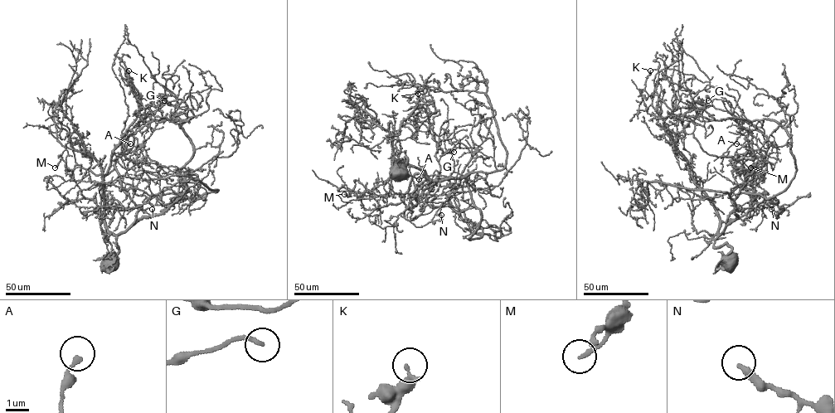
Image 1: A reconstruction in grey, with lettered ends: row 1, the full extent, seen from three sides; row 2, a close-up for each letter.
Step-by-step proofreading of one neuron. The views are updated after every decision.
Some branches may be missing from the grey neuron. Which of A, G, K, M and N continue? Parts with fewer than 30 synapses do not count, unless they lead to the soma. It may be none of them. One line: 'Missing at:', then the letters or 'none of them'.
Missing at: none of them

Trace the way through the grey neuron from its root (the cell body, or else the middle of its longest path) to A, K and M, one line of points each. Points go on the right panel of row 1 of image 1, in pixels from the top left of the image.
A: (730, 264), (731, 248), (714, 244), (736, 217), (748, 177), (736, 157), (754, 158), (736, 143)
K: (730, 264), (731, 248), (714, 245), (716, 211), (665, 128), (673, 110), (644, 89), (650, 70)
M: (730, 264), (731, 248), (715, 246), (715, 240), (722, 222), (750, 206), (736, 172), (747, 159), (750, 167)

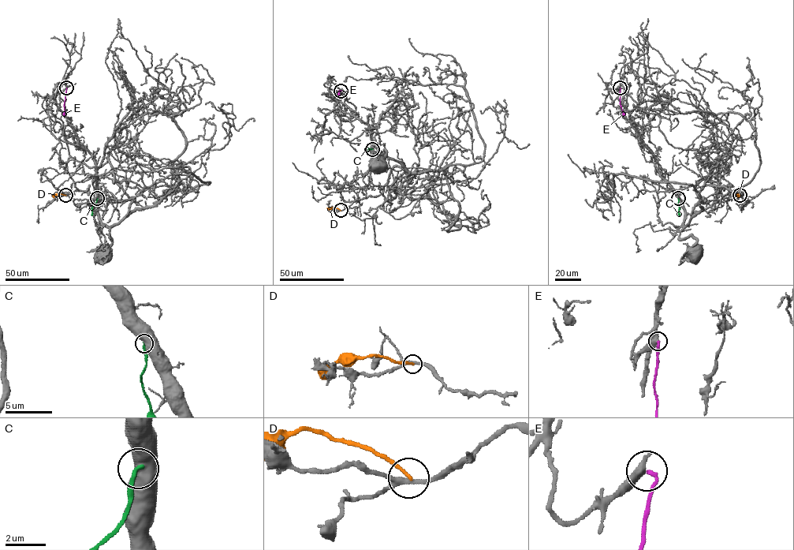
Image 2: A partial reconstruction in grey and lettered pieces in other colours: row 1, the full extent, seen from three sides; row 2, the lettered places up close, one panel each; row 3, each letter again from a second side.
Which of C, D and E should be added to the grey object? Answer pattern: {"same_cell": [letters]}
{"same_cell": []}

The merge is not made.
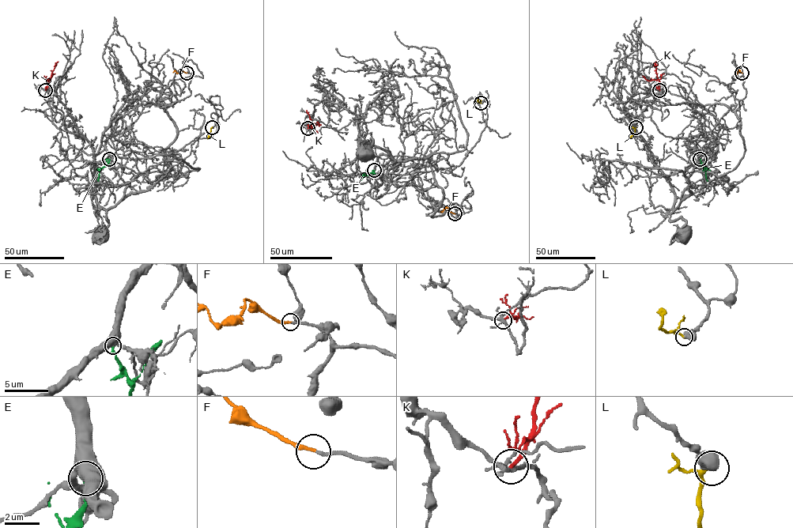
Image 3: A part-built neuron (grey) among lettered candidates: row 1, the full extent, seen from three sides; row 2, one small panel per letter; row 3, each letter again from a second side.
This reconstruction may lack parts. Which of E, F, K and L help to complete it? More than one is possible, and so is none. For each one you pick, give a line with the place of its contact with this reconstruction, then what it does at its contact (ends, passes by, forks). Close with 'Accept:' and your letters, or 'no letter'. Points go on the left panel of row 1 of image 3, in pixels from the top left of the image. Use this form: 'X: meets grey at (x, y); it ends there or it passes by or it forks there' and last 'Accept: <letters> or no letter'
F: meets grey at (186, 73); it ends there
Accept: F

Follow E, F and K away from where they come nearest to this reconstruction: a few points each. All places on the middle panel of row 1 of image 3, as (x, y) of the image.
E: (374, 170), (364, 175), (362, 178)
F: (455, 213), (447, 208), (440, 212)
K: (307, 128), (321, 125)

